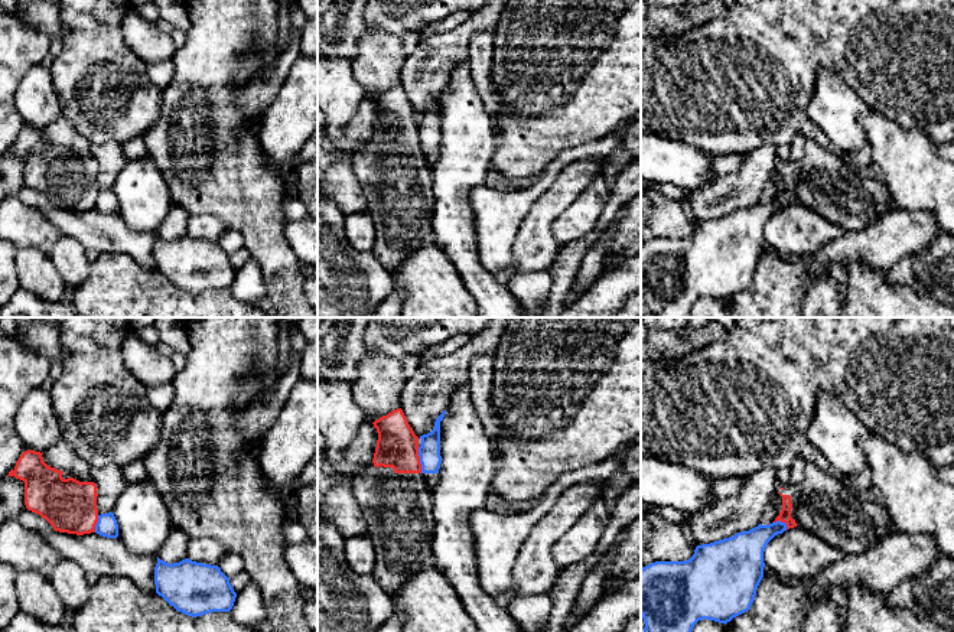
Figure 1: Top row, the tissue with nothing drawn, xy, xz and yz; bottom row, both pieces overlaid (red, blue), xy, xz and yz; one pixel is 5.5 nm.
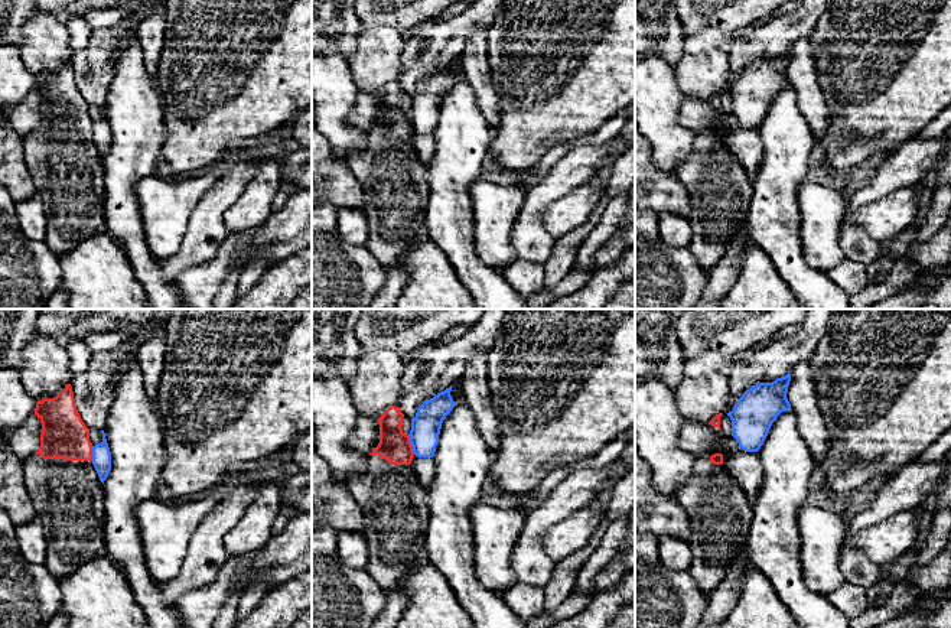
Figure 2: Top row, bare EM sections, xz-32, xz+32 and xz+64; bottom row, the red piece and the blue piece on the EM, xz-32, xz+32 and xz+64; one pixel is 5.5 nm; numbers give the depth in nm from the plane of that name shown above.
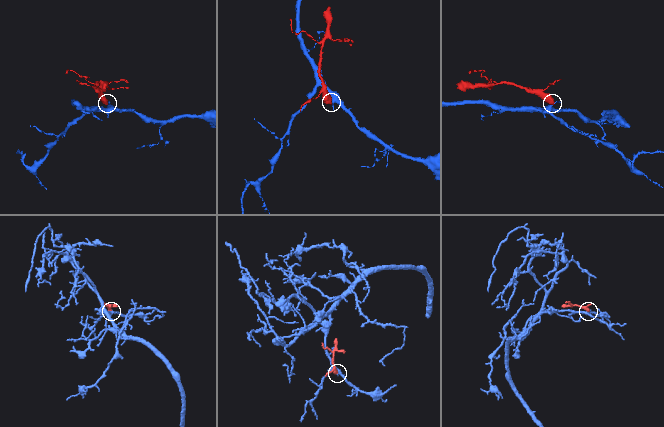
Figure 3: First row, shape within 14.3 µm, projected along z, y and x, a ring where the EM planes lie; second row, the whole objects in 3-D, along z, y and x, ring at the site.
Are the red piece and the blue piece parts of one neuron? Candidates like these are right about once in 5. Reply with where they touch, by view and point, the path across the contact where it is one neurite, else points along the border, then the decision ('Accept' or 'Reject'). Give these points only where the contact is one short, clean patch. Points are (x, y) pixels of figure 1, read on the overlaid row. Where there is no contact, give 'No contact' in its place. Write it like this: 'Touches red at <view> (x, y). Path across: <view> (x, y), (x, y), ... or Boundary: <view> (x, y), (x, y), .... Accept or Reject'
Touches red at xz (419, 461). Boundary: xz (417, 448), (422, 472). Reject

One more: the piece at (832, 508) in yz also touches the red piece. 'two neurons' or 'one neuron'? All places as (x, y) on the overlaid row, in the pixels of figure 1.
one neuron

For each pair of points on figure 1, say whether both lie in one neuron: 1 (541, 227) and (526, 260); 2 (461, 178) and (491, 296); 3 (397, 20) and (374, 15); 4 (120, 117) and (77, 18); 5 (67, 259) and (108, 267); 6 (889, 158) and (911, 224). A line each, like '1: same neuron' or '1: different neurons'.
1: same neuron
2: same neuron
3: same neuron
4: same neuron
5: different neurons
6: different neurons

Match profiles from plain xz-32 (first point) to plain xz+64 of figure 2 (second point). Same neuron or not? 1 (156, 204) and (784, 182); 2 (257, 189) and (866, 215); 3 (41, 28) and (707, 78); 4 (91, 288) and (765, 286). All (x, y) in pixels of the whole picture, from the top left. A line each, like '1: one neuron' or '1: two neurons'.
1: two neurons
2: one neuron
3: one neuron
4: one neuron

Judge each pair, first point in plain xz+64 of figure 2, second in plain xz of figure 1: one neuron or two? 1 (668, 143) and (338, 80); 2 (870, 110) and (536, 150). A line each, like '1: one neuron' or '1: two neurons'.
1: one neuron
2: one neuron

